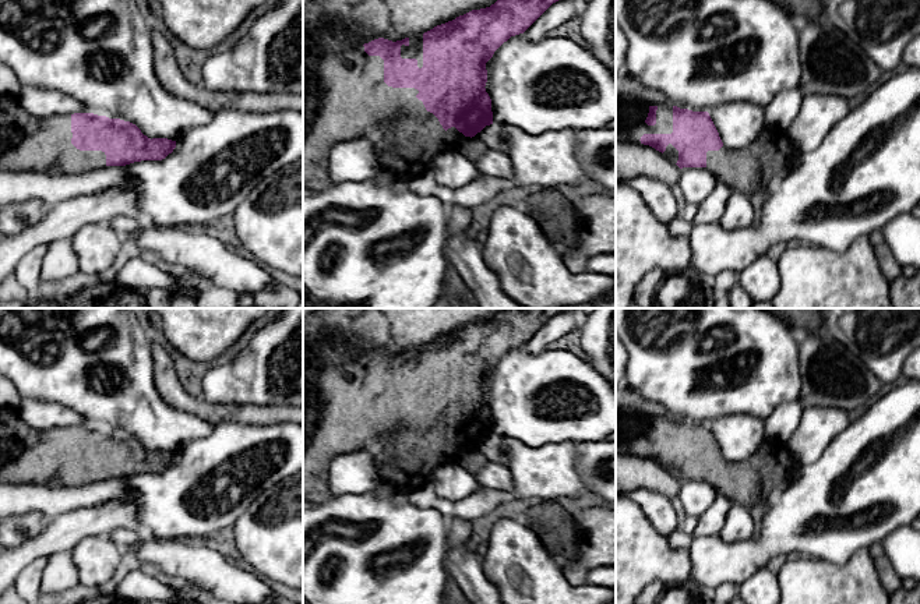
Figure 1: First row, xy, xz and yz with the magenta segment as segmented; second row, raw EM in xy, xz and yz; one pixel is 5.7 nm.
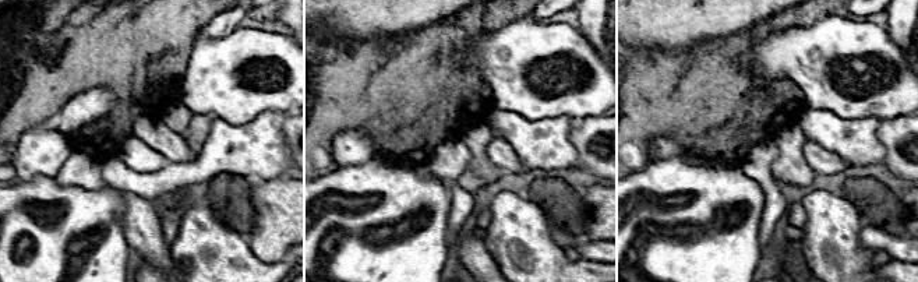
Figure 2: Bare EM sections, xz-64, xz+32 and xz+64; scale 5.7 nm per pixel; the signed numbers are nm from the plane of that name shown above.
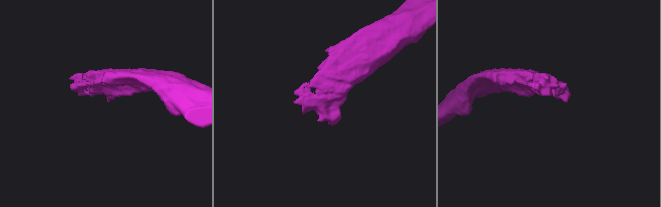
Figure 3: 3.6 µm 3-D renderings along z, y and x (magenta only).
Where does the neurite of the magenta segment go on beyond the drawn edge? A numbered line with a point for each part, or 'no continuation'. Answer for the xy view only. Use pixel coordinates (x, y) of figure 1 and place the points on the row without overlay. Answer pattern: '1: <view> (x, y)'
1: xy (27, 455)

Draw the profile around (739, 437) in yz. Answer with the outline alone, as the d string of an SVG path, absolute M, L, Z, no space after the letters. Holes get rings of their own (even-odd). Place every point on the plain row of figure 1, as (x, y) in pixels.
M750 414L720 416L708 425L726 460L747 460L765 442L764 421Z

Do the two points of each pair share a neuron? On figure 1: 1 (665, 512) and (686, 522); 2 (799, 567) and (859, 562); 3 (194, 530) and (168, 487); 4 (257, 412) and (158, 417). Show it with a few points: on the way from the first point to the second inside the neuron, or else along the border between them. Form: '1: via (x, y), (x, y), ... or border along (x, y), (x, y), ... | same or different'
1: border along (680, 519), (677, 526) | different
2: via (814, 574), (843, 574) | same
3: via (191, 519), (177, 498) | same
4: border along (164, 402), (194, 413), (214, 427) | different

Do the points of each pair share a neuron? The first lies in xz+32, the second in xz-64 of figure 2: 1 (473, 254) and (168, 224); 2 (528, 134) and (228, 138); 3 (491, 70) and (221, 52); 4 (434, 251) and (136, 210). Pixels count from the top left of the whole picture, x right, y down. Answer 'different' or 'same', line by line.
1: different
2: same
3: same
4: different

